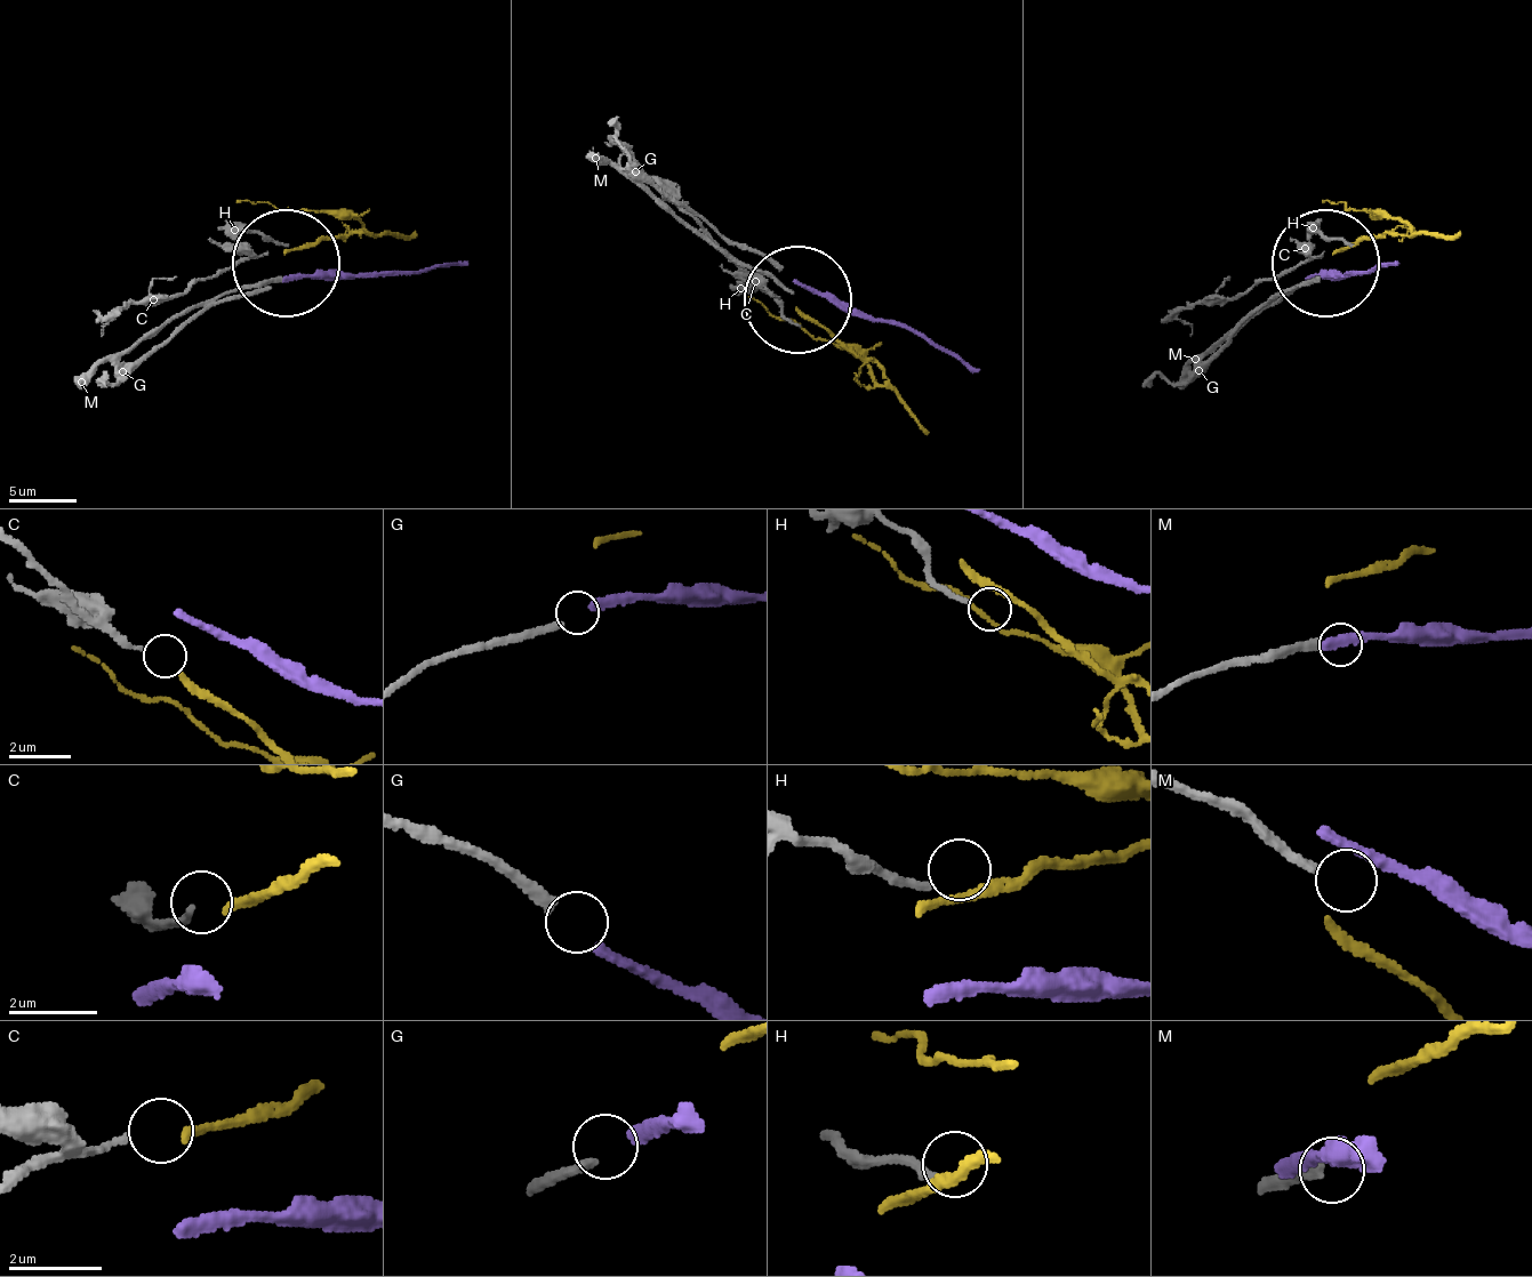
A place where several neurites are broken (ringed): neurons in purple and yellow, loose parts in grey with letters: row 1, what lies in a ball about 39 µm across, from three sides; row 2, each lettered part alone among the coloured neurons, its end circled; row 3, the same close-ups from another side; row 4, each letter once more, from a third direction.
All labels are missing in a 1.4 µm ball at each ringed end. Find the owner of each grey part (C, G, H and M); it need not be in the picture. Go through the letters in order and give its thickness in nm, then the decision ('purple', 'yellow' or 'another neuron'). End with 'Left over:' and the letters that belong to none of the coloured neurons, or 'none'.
C: 140 nm thick; yellow
G: 240 nm thick; purple
H: 170 nm thick; another neuron
M: 240 nm thick; another neuron
Left over: H, M

